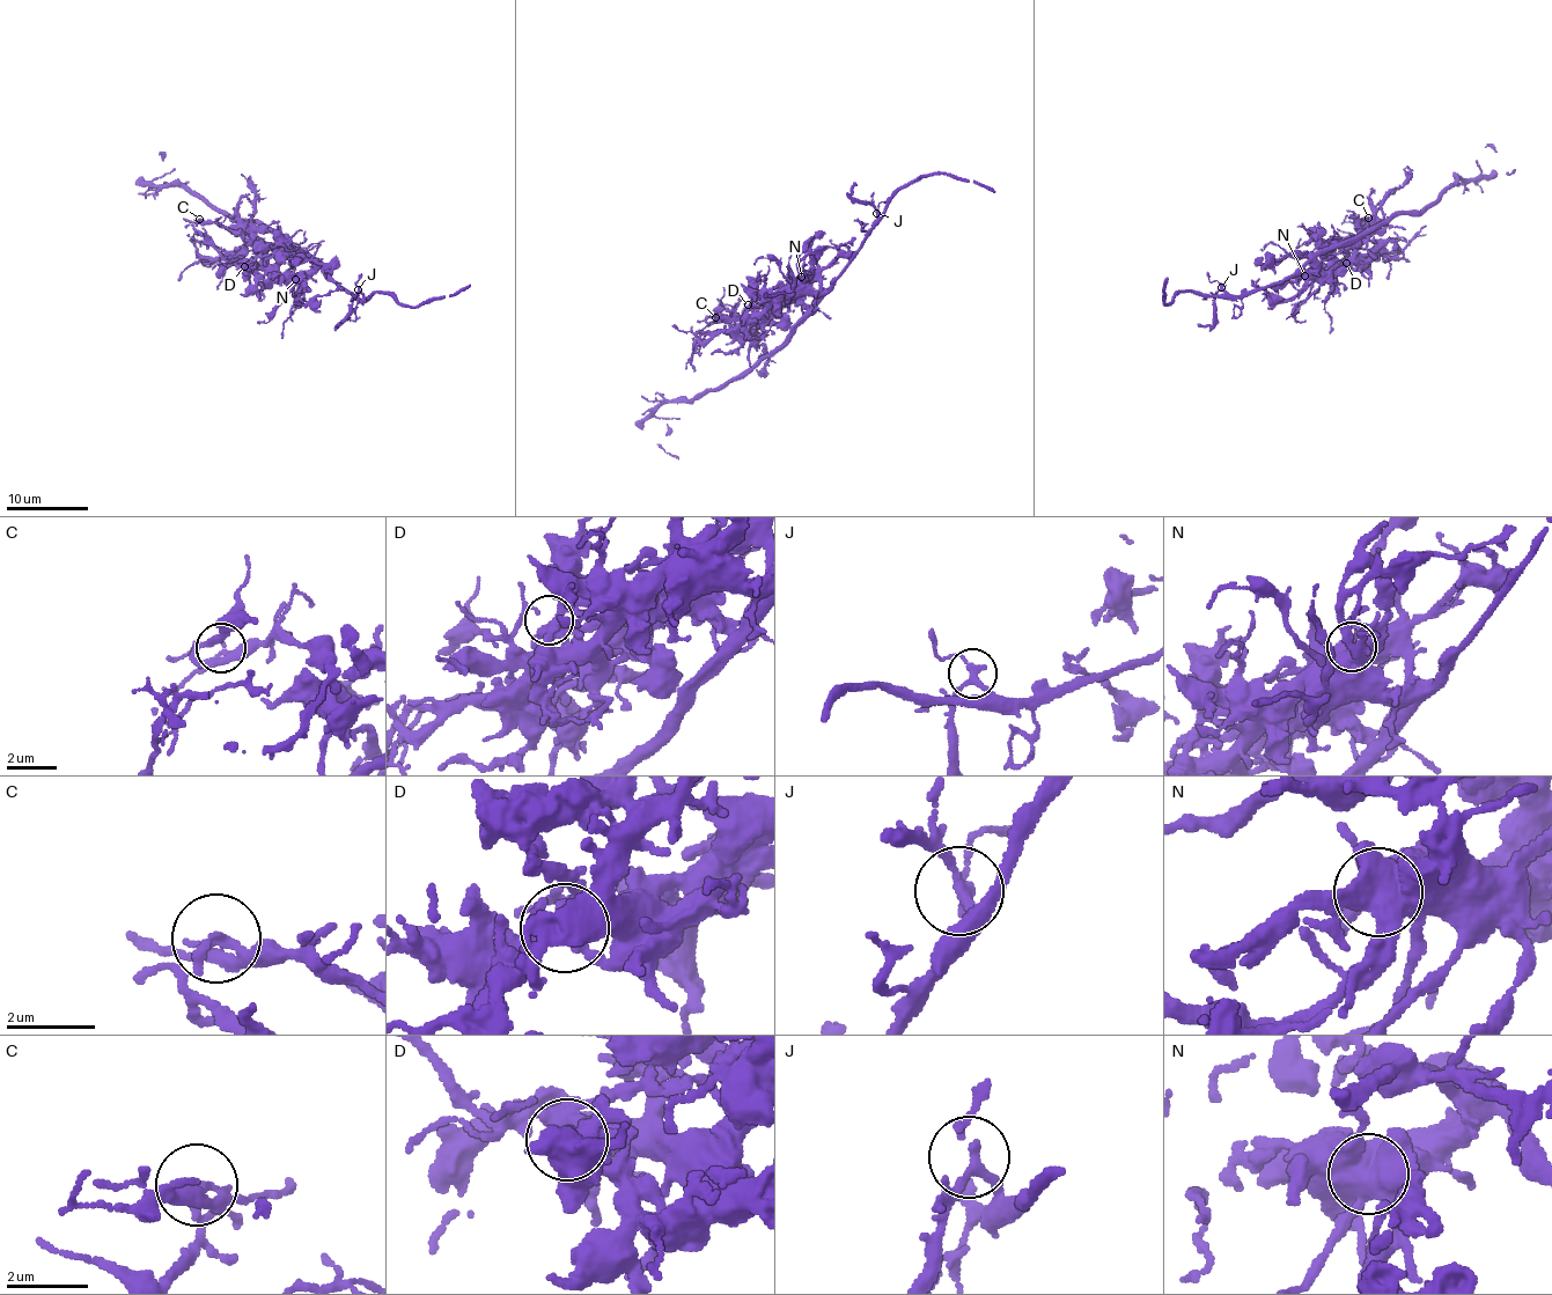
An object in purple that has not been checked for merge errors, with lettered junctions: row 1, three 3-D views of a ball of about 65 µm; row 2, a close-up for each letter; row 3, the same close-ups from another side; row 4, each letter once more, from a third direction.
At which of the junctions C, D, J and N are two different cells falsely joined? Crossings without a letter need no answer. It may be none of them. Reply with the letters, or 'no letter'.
no letter

